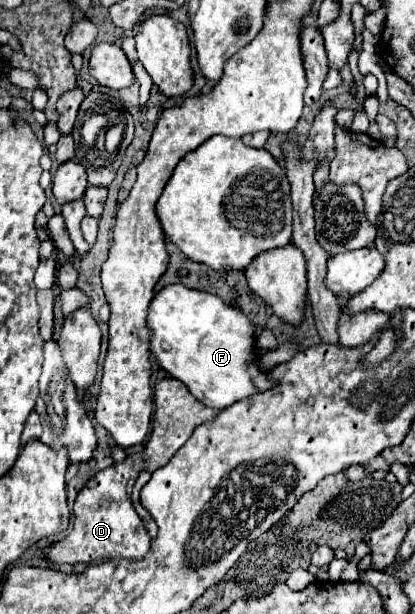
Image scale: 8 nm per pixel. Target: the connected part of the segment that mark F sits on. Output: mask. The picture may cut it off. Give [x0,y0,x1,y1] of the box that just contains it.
[147,283,273,411]

